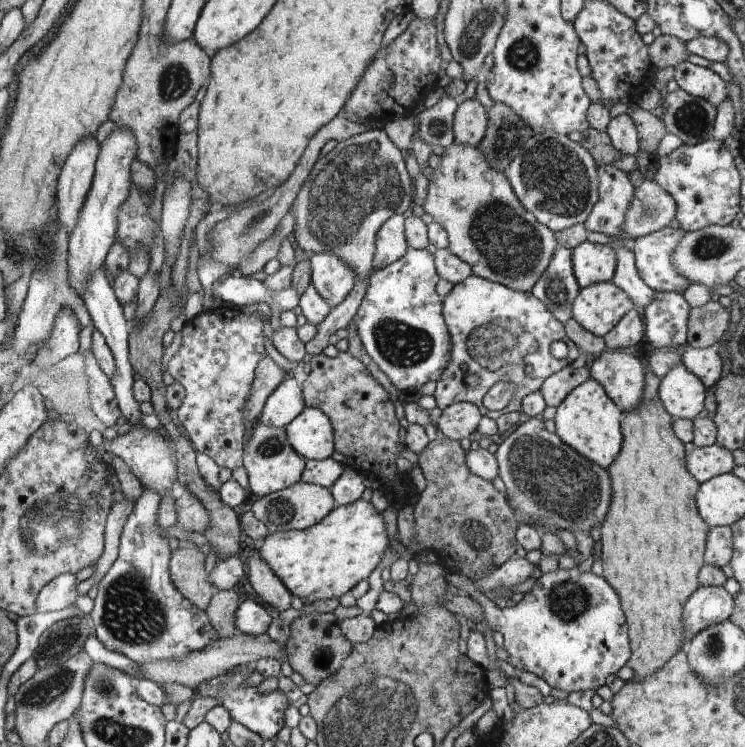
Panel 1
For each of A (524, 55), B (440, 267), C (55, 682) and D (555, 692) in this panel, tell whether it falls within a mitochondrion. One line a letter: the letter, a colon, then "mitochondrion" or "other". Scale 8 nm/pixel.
A: mitochondrion
B: other
C: mitochondrion
D: other

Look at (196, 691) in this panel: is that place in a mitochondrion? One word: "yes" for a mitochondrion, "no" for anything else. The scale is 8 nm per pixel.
no

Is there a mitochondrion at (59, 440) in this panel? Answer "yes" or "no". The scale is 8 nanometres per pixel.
no

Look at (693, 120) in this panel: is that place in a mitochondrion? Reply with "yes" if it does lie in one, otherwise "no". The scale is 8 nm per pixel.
yes

